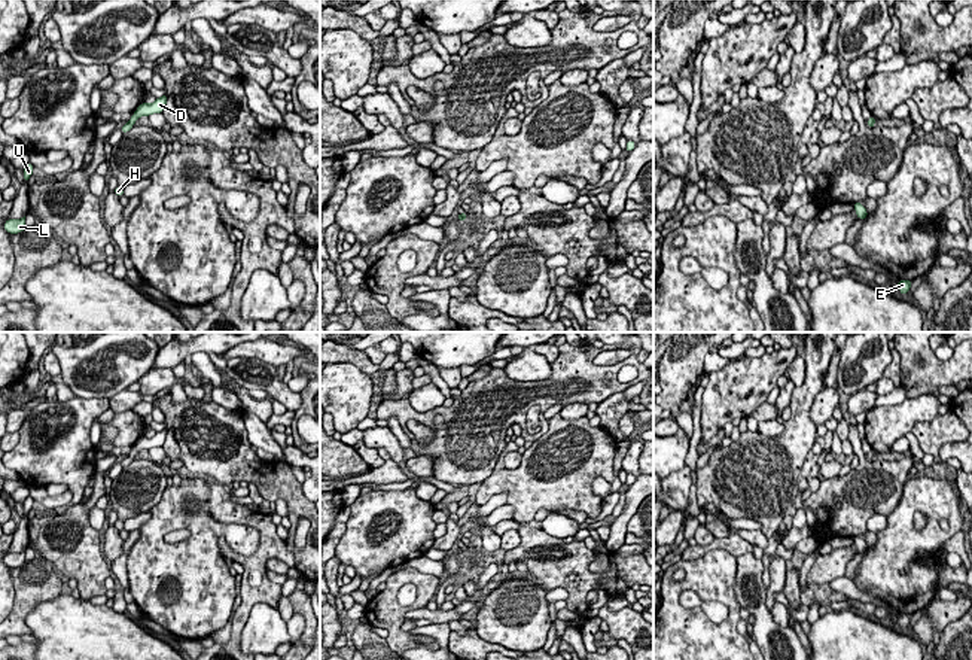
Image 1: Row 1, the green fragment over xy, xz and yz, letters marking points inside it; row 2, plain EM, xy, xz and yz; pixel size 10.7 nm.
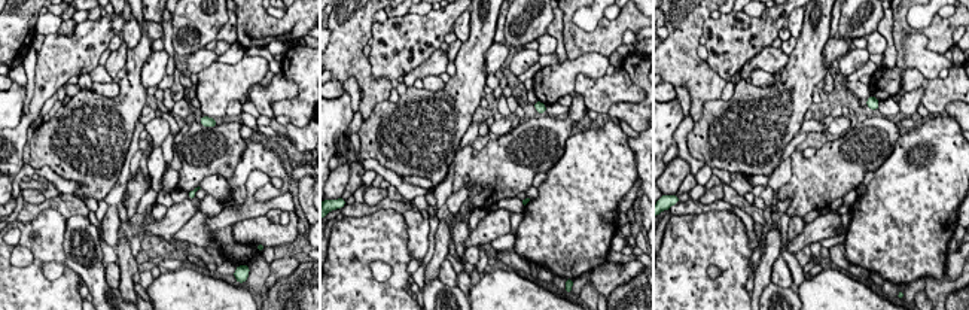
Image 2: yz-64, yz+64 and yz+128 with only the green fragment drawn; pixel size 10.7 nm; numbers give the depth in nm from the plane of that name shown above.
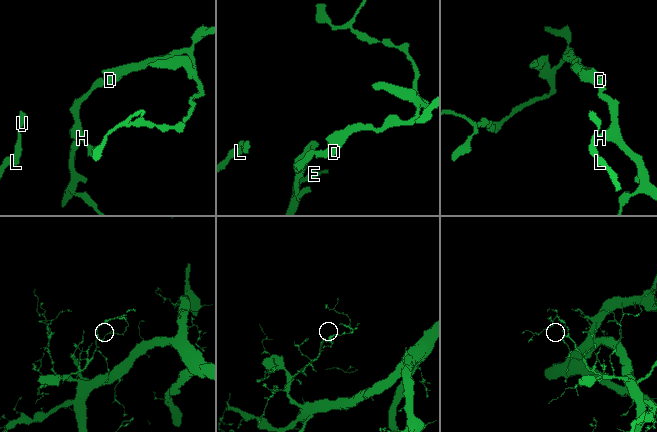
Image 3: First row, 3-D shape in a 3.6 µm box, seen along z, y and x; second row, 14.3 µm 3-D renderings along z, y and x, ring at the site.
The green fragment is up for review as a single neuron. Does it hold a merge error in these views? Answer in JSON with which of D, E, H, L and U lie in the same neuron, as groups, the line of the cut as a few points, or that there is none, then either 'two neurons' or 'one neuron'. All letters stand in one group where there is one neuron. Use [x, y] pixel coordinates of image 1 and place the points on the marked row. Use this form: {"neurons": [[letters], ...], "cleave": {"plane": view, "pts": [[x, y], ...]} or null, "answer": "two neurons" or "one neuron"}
{"neurons": [["D", "E", "H", "L", "U"]], "cleave": null, "answer": "one neuron"}

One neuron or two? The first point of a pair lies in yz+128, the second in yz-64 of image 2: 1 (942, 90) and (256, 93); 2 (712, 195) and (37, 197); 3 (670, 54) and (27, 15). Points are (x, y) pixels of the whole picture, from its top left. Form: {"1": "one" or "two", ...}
{"1": "one", "2": "one", "3": "one"}

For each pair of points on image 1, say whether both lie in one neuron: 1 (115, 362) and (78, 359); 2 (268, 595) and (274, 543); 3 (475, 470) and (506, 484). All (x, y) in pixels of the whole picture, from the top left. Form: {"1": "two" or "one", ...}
{"1": "one", "2": "one", "3": "two"}

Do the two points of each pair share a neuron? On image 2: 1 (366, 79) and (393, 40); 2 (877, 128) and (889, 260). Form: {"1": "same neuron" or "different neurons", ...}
{"1": "different neurons", "2": "different neurons"}

